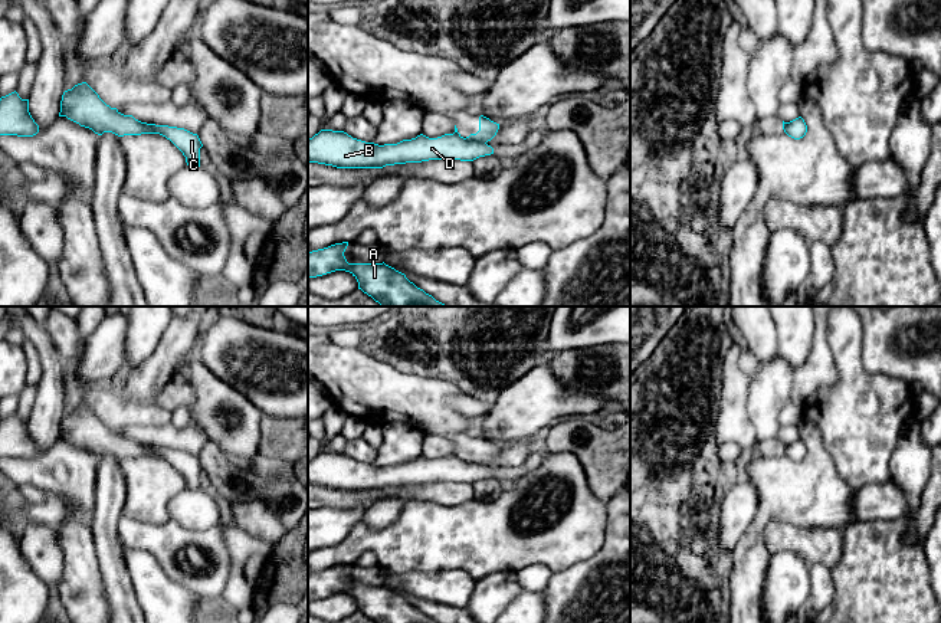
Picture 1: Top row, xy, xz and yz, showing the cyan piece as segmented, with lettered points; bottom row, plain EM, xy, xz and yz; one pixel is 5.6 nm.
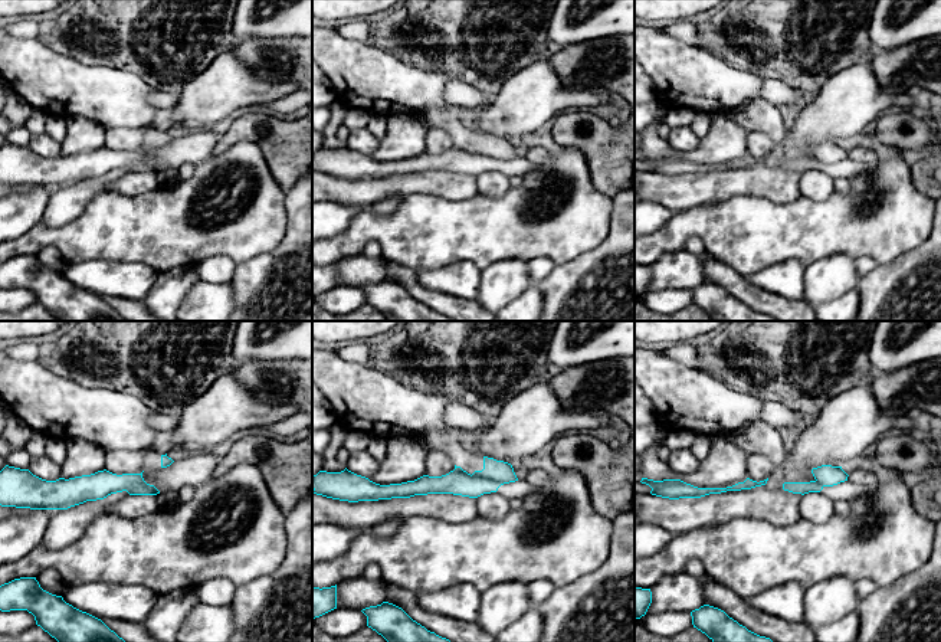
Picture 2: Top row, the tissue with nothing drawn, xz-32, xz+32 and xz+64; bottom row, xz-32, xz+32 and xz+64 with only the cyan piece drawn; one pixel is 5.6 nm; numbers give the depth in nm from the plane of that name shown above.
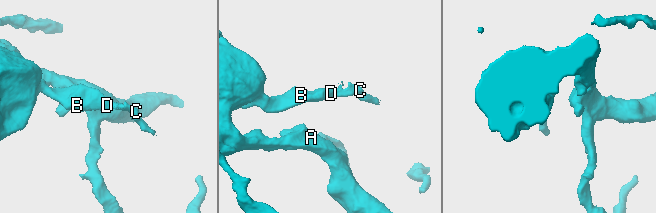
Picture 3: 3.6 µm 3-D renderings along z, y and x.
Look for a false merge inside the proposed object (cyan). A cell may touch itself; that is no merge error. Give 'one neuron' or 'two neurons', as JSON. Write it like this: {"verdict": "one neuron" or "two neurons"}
{"verdict": "two neurons"}

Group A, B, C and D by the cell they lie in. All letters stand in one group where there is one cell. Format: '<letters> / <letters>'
A B D / C

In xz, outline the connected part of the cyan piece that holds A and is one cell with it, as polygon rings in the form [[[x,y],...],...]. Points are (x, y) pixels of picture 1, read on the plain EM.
[[[348,564],[335,565],[308,576],[308,600],[322,599],[335,593],[350,594],[358,611],[374,623],[436,623],[417,610],[404,596],[383,586],[348,586],[344,574]]]

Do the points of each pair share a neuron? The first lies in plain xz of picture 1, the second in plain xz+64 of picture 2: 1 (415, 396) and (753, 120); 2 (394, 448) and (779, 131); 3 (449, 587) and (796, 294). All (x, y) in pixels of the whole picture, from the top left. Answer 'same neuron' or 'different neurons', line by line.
1: different neurons
2: different neurons
3: same neuron

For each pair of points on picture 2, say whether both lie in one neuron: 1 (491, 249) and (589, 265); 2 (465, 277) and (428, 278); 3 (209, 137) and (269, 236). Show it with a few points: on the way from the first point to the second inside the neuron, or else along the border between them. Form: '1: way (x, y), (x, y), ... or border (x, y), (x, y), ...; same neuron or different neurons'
1: border (597, 246), (557, 265); different neurons
2: way (456, 278), (436, 278); same neuron
3: border (212, 156), (196, 164); different neurons

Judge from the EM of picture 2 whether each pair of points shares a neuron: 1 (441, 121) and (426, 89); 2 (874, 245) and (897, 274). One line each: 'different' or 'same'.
1: different
2: different

